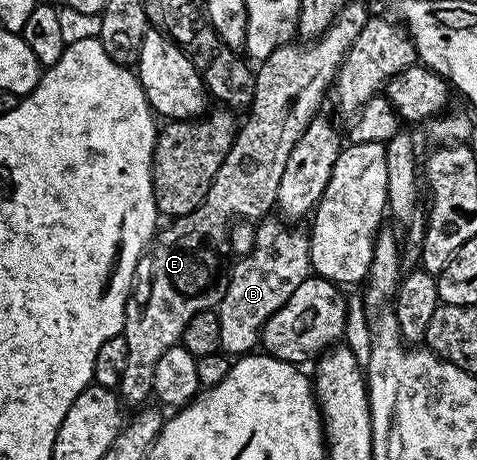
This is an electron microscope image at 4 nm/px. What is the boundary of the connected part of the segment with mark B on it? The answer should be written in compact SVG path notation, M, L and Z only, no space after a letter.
M265 218L257 226L256 240L254 241L252 252L237 258L235 260L236 264L233 262L230 267L228 288L218 308L220 317L220 351L229 357L249 354L255 348L252 346L255 343L257 346L261 342L264 322L278 309L282 309L282 305L286 305L286 301L294 293L294 289L298 289L298 285L302 285L302 281L309 278L312 271L312 262L308 256L307 234L303 230L300 232L296 228L299 226L289 225L279 218L276 218L277 220L272 218Z

